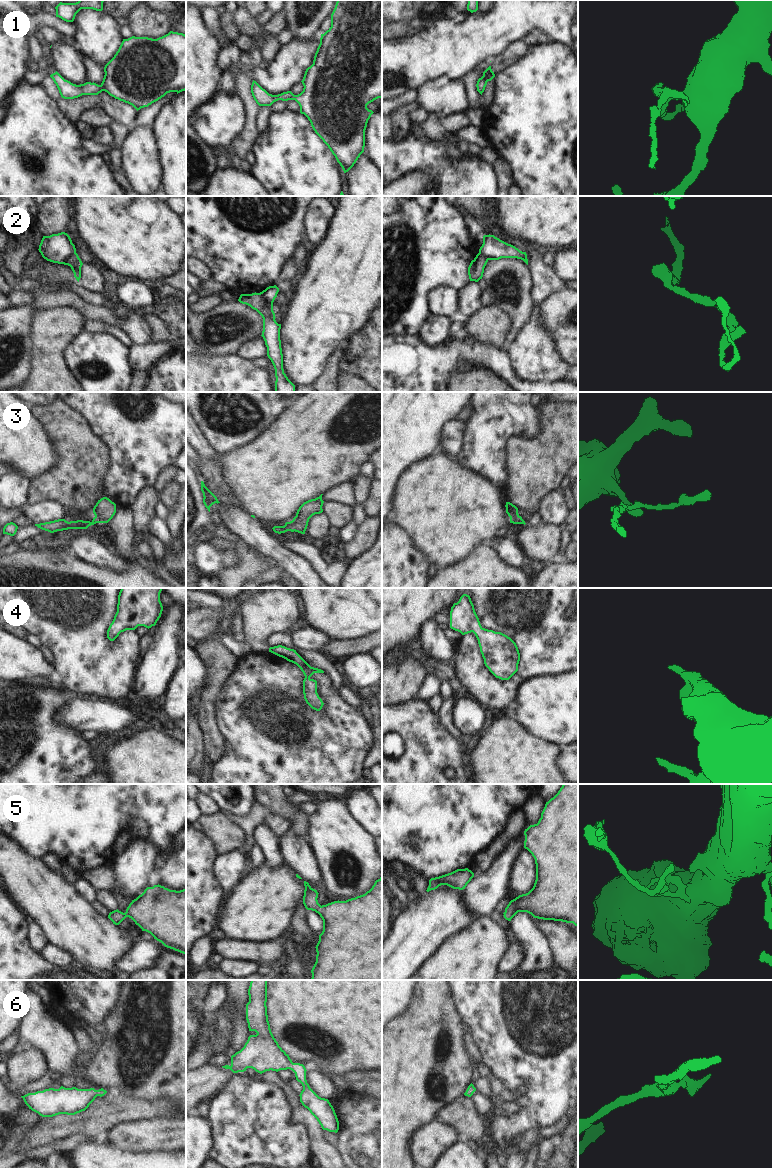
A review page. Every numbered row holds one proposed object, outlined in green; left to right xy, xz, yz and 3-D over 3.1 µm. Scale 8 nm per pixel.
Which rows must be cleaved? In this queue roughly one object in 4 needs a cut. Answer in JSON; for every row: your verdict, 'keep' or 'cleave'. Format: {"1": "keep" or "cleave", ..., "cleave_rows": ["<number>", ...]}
{"1": "keep", "2": "cleave", "3": "keep", "4": "keep", "5": "keep", "6": "keep", "cleave_rows": ["2"]}

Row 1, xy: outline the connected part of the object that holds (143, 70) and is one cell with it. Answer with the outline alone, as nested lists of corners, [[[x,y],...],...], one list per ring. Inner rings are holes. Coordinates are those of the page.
[[[170,31],[157,39],[135,36],[123,39],[114,57],[105,65],[104,72],[100,85],[94,82],[76,85],[65,80],[57,71],[50,77],[64,99],[98,95],[105,91],[115,99],[132,105],[138,111],[158,101],[167,93],[178,94],[186,90],[186,35]]]

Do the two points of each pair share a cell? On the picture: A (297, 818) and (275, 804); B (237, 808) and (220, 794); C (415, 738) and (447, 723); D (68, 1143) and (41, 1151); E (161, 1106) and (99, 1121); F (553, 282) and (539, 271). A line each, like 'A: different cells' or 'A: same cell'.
A: same cell
B: same cell
C: different cells
D: same cell
E: same cell
F: same cell

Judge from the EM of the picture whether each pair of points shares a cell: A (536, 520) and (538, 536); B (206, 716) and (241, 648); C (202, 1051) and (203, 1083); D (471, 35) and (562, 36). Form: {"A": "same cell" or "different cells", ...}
{"A": "different cells", "B": "different cells", "C": "different cells", "D": "same cell"}

